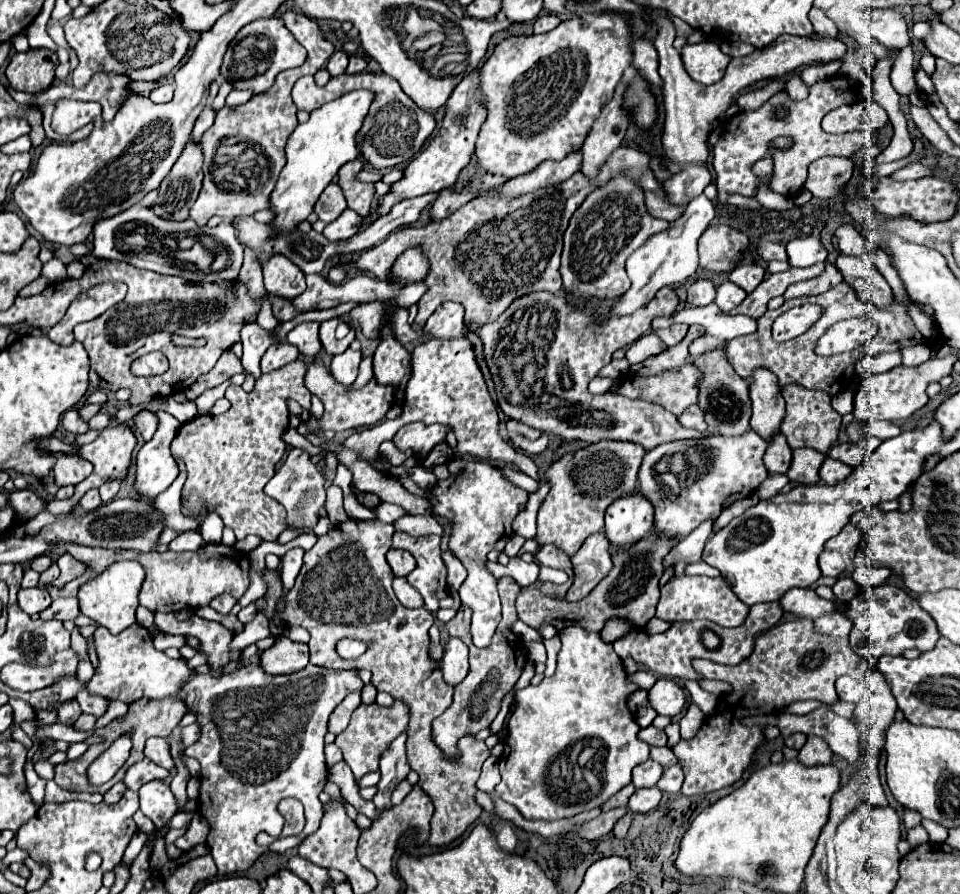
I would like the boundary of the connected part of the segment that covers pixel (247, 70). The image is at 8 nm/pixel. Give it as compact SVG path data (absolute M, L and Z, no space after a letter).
M258 18L250 24L246 24L234 38L234 42L228 46L228 52L224 56L222 64L222 78L234 84L236 90L254 90L256 94L266 92L272 88L276 76L288 68L298 68L306 60L304 46L298 44L298 40L286 30L280 18Z

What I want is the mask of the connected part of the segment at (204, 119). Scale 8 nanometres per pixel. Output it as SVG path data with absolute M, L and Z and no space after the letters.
M206 106L200 114L200 118L196 120L196 126L194 126L194 132L192 132L192 140L200 140L202 134L214 124L214 118L216 118L216 110L212 110L212 106Z

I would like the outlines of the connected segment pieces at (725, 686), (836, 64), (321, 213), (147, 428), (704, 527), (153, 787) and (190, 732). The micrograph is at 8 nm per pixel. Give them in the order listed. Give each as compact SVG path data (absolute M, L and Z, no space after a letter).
M700 680L700 686L716 696L722 696L722 694L732 690L732 686L728 682L720 682L720 680Z
M834 60L830 64L810 64L806 68L802 68L802 80L806 84L814 84L818 80L824 80L824 78L830 78L830 76L836 76L838 70L842 68L844 60Z
M328 184L326 190L322 192L322 196L318 198L314 212L318 214L318 218L324 224L330 224L332 220L336 220L344 210L348 208L346 198L342 194L342 188L338 184Z
M140 412L134 418L134 424L136 424L138 434L148 442L148 440L152 440L152 436L154 436L154 432L158 428L158 416L152 414L152 412Z
M716 518L704 520L692 534L686 537L686 540L682 540L680 544L676 544L676 546L672 548L672 552L666 556L664 566L668 568L668 566L676 564L676 562L682 560L682 558L688 560L688 562L698 562L698 560L702 558L706 540L708 540L708 536L710 536L710 532L712 532L714 520L716 520Z
M152 780L140 788L140 810L148 816L156 828L166 826L178 812L178 800L170 792L170 786L162 780Z
M190 724L190 726L182 728L182 742L184 742L184 746L192 746L198 738L200 738L200 726L198 724Z

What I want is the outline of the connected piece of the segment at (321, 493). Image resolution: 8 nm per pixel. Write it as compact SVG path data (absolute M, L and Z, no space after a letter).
M294 448L288 458L284 460L284 464L280 466L280 470L274 474L274 478L266 484L266 494L274 500L278 500L286 510L288 510L288 522L292 522L294 528L312 528L318 522L318 510L322 508L322 504L326 502L326 488L324 488L324 476L322 472L316 468L316 464L312 464L310 460L312 456L306 454L300 448Z

